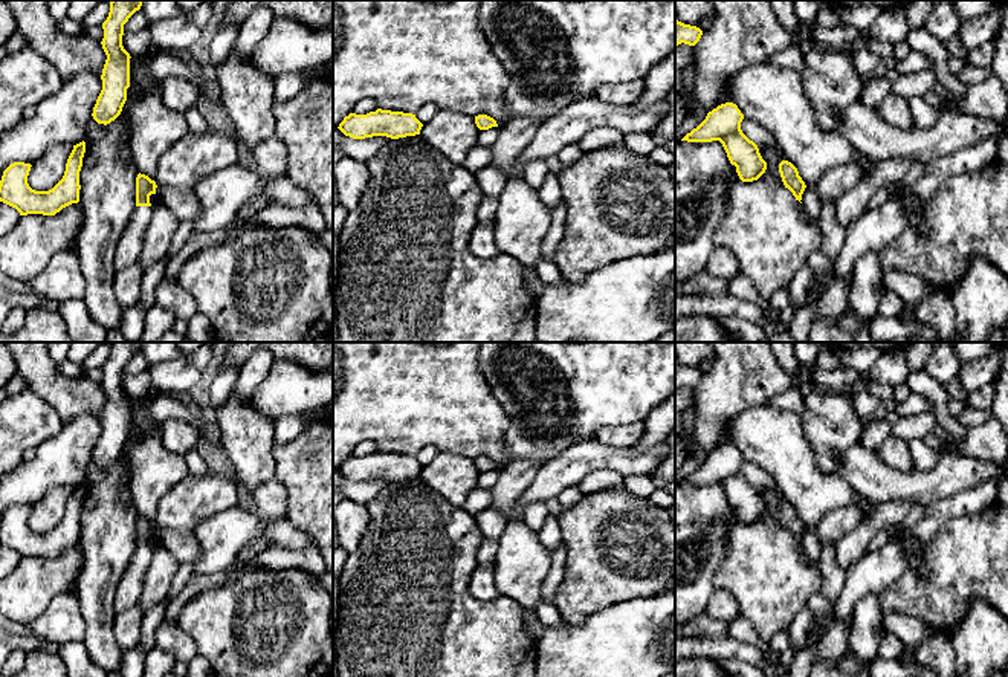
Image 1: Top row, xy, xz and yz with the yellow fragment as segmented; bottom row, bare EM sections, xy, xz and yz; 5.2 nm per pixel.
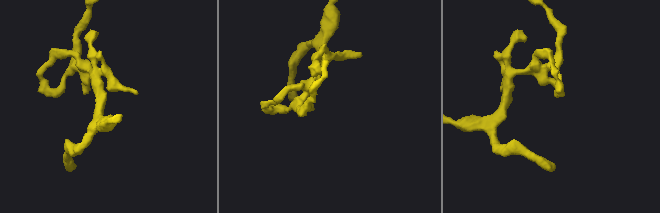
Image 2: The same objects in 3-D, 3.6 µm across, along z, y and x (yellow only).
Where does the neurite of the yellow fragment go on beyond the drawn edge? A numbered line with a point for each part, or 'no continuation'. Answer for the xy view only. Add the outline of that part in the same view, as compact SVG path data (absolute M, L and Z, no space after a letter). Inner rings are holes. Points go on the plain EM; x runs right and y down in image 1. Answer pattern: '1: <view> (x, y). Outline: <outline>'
1: xy (130, 587). Outline: M136 549L133 558L118 584L113 608L121 613L127 608L137 605L139 596L144 588L144 576L151 562L153 549Z

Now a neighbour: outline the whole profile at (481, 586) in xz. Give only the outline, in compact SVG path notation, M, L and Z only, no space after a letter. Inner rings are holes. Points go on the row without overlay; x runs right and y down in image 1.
M493 562L478 564L469 584L473 598L483 602L493 601L499 596L495 585Z

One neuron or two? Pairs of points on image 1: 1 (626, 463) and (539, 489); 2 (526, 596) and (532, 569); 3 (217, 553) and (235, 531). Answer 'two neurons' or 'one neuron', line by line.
1: one neuron
2: one neuron
3: one neuron

